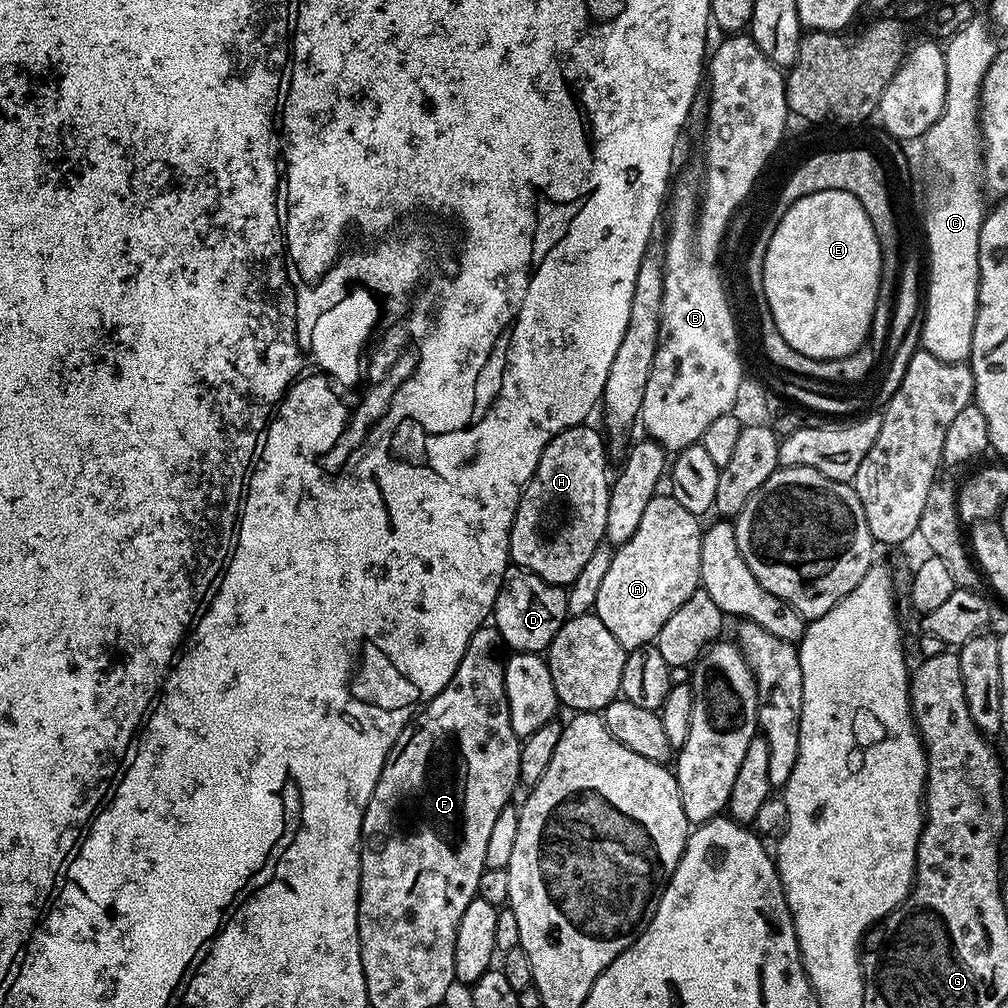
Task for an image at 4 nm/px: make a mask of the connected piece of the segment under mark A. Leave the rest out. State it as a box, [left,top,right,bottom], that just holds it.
[594,494,701,650]

